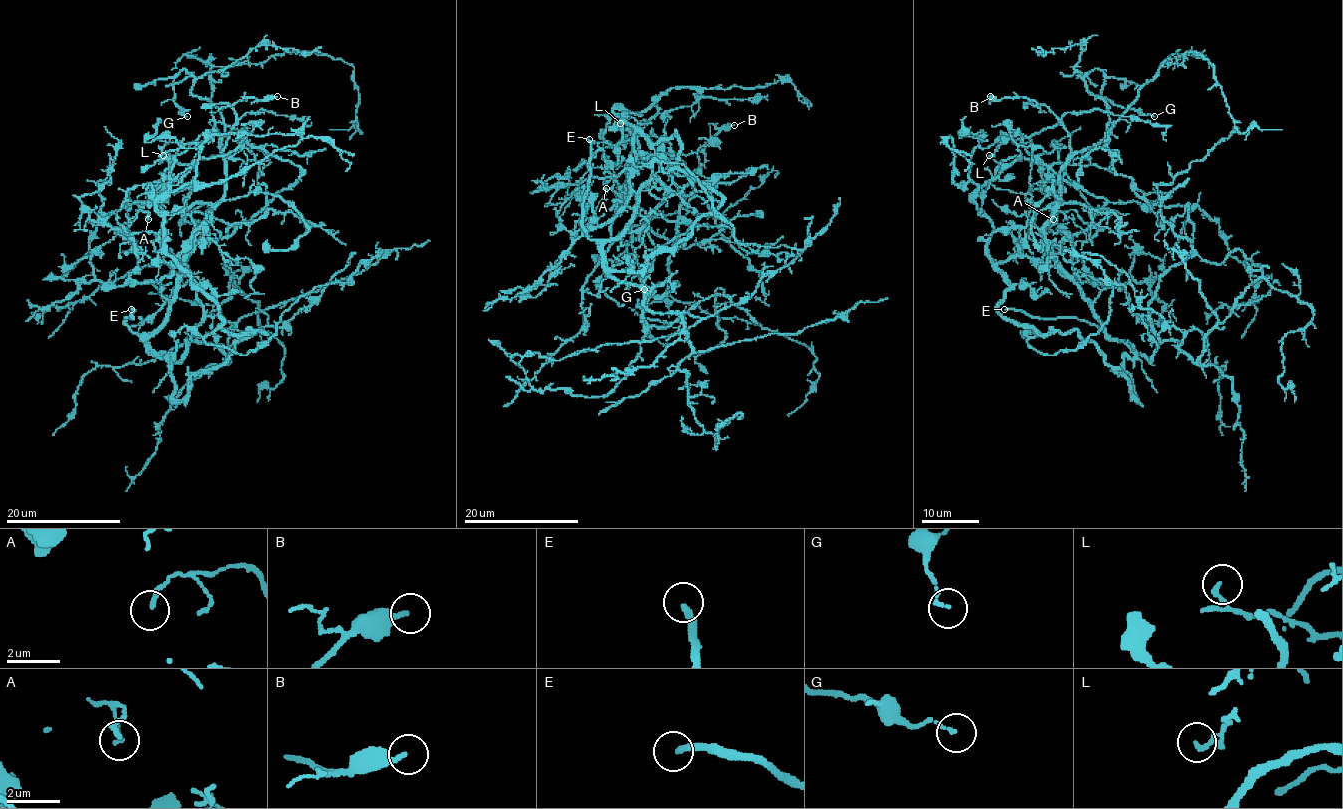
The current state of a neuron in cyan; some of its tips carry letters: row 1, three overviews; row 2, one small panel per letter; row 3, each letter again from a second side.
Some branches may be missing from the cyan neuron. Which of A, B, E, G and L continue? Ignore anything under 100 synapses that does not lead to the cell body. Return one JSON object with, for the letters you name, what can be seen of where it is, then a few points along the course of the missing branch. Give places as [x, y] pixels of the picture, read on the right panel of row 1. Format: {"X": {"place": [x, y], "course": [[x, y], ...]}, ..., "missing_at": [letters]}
{"E": {"place": [1004, 309], "course": [[1004, 309], [984, 306], [974, 312], [982, 318], [1043, 325], [1056, 318], [1089, 318], [1093, 314], [1087, 316]]}, "missing_at": ["E"]}

